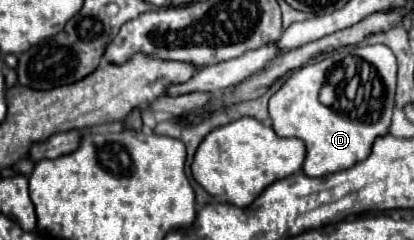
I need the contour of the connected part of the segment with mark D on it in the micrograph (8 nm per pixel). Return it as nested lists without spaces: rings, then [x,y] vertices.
[[[330,55],[318,63],[306,63],[304,67],[296,69],[270,99],[268,109],[270,109],[272,129],[280,137],[298,137],[306,143],[308,155],[304,161],[304,173],[308,177],[330,175],[366,159],[372,151],[372,143],[378,137],[384,137],[390,127],[390,117],[394,109],[394,87],[396,87],[394,79],[390,81],[390,87],[384,91],[384,95],[374,95],[374,83],[372,83],[372,97],[378,97],[378,99],[372,99],[368,107],[364,105],[364,109],[356,109],[354,119],[318,101],[320,89],[328,81],[326,79],[328,71],[338,63],[340,63],[340,57],[336,55]]]

